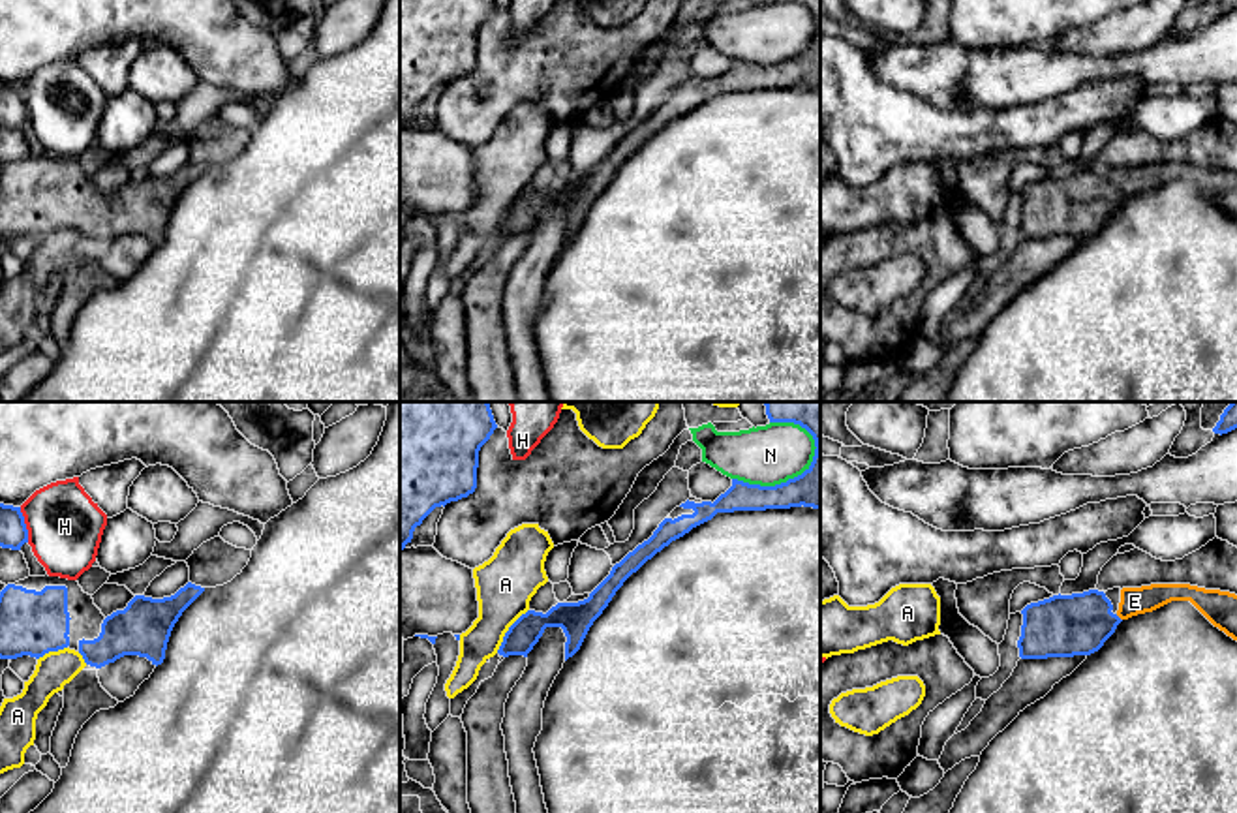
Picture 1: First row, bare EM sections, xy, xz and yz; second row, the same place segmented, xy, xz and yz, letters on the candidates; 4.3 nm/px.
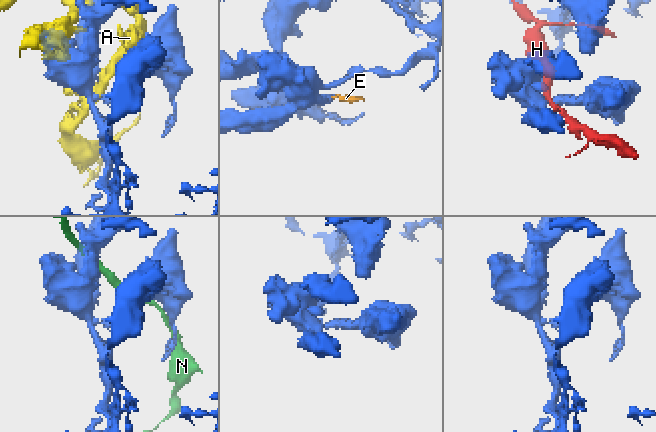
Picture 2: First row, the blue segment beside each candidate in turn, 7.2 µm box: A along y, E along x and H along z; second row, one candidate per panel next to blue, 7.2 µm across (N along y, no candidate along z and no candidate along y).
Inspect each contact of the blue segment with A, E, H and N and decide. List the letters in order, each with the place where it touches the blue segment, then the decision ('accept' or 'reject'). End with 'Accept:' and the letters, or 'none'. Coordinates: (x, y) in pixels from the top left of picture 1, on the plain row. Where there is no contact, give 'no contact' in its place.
A: meets blue in xz at (507, 211); reject
E: meets blue in yz at (1119, 198); accept
H: meets blue in xy at (25, 104); reject
N: meets blue in xz at (787, 61); reject
Accept: E

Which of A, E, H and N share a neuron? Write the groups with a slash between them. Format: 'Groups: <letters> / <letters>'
Groups: A / E / H / N

